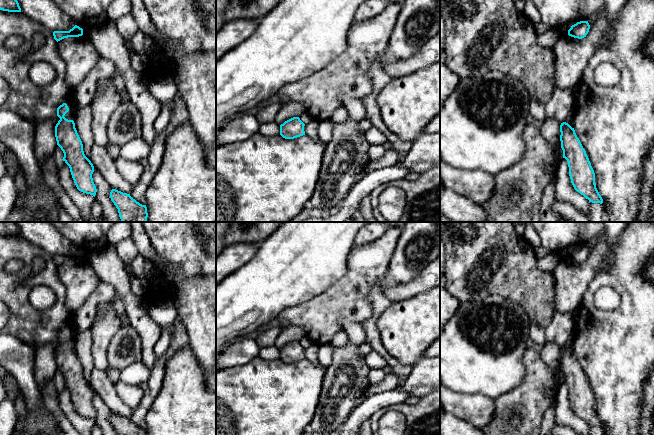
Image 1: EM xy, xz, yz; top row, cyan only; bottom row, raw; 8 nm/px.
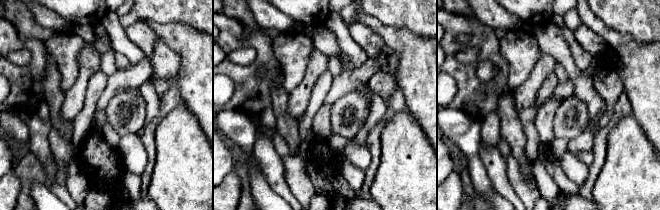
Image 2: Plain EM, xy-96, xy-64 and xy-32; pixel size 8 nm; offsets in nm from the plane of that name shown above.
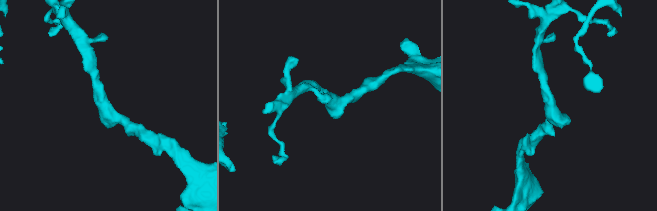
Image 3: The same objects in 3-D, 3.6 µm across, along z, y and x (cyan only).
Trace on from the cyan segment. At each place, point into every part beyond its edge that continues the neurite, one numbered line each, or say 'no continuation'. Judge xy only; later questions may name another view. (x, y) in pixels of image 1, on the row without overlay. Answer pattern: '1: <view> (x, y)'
no continuation

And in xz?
no continuation

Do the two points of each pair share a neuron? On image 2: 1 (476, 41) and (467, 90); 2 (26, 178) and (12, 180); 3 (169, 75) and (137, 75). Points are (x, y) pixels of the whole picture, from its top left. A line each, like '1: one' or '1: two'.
1: one
2: two
3: two

